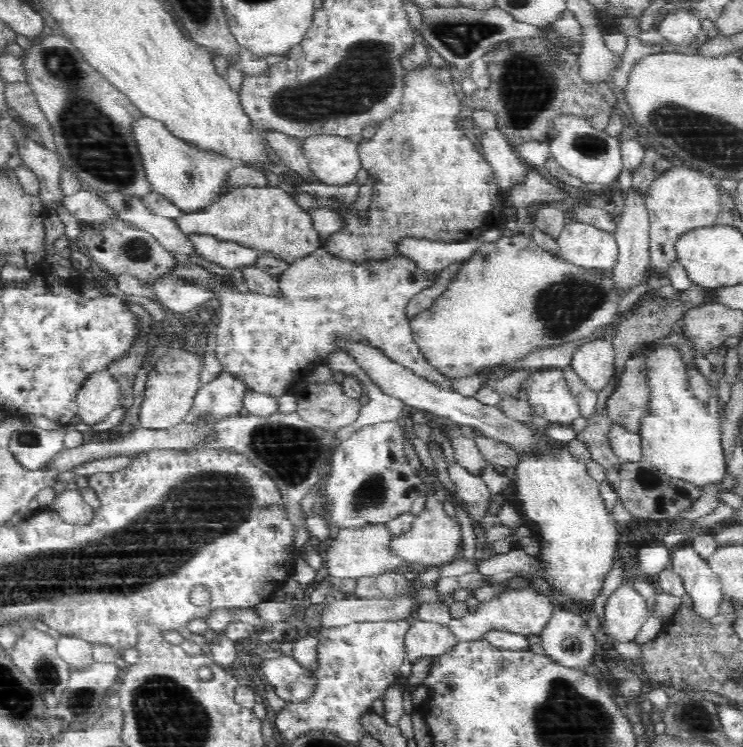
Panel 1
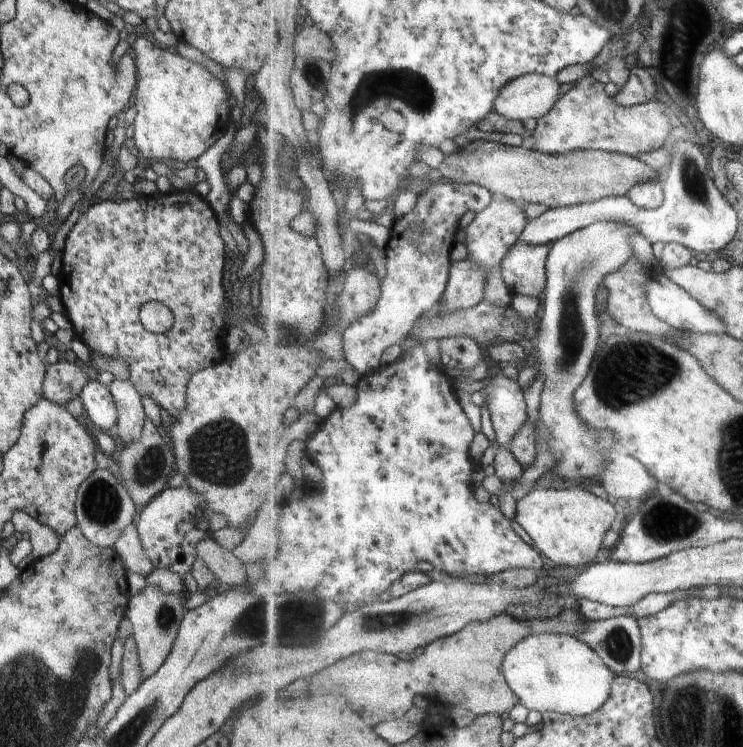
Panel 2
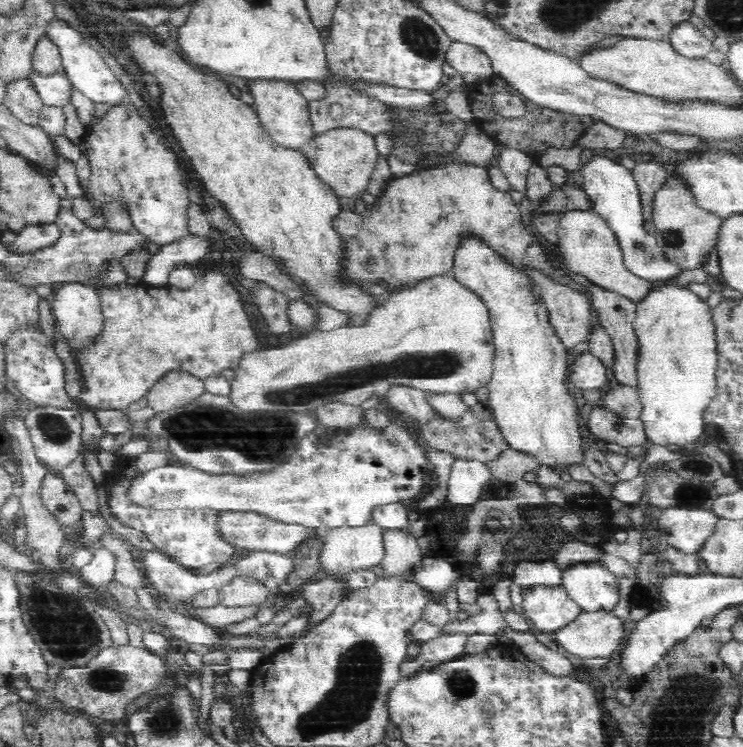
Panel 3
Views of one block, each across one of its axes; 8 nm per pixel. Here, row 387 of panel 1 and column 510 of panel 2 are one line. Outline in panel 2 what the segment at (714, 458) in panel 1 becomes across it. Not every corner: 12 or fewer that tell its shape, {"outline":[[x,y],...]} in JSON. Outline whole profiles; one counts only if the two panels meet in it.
{"outline":[[569,634],[526,638],[506,656],[530,711],[584,717],[617,677]]}

